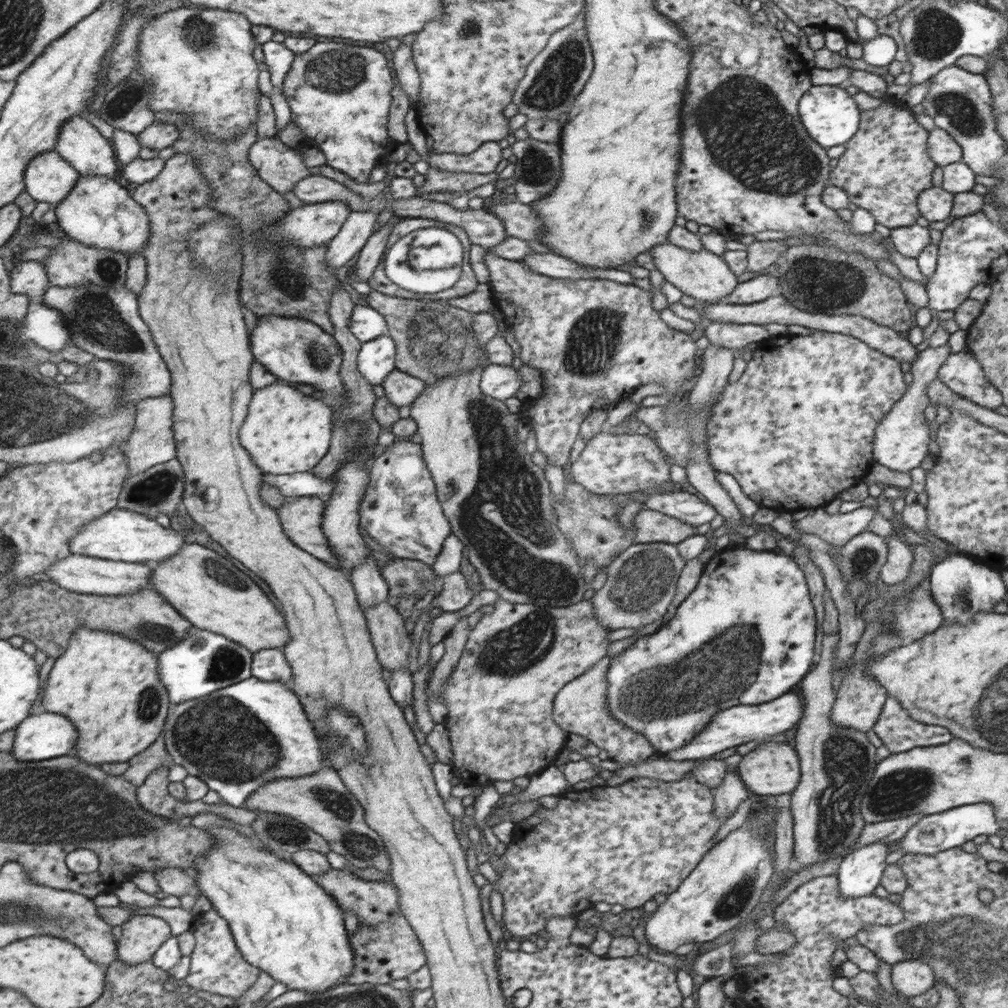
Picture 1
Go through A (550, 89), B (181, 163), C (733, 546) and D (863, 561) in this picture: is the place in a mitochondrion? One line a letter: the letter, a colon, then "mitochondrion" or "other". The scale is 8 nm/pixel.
A: mitochondrion
B: other
C: other
D: mitochondrion

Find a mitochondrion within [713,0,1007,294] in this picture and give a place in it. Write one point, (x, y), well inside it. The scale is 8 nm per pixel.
(934, 32)

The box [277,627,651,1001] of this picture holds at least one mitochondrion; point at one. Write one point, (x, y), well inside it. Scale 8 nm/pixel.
(357, 845)

